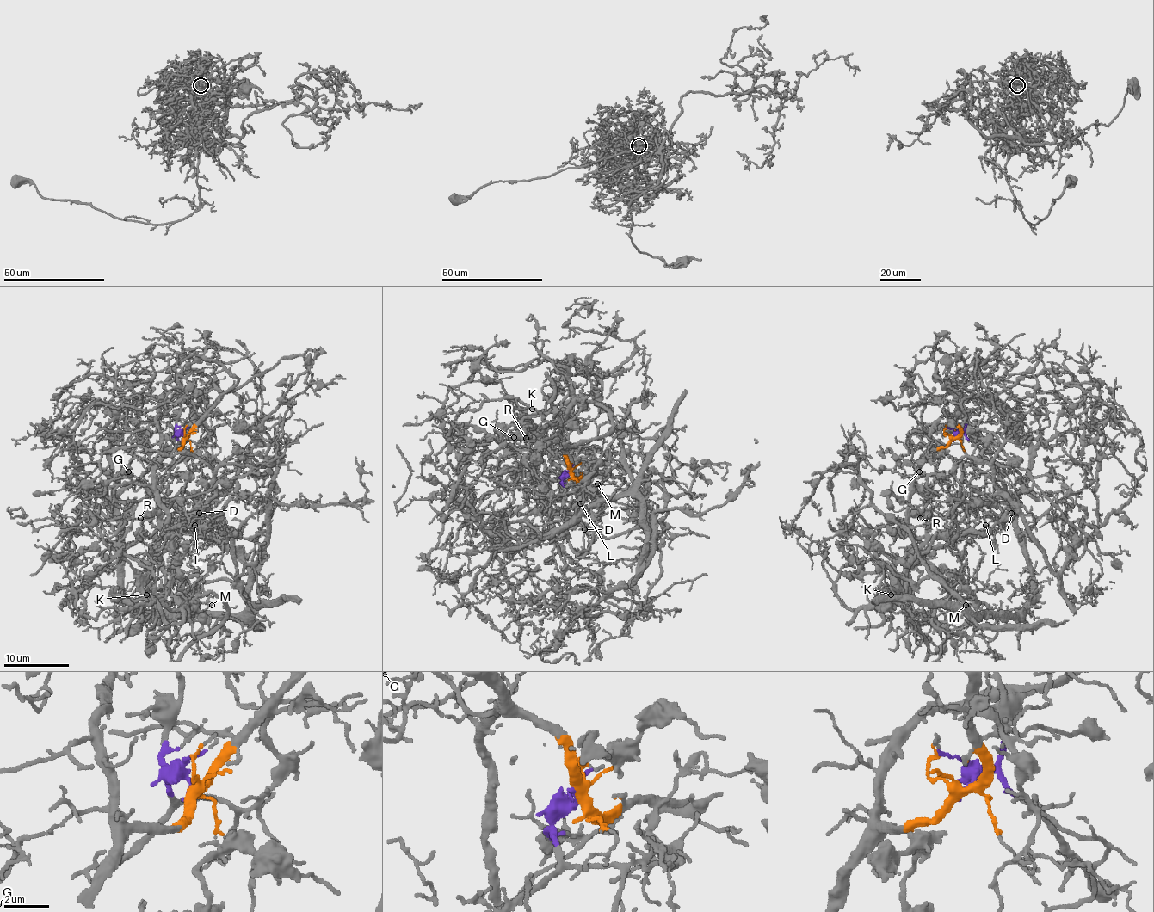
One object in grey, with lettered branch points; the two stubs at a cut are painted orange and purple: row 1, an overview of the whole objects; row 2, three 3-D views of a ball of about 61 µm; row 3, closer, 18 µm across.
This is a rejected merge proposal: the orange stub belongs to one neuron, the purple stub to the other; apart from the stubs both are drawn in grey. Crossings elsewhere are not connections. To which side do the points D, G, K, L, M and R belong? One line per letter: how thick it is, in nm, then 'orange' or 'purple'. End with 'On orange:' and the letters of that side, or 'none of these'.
D: calibre 120 nm; purple
G: calibre 140 nm; orange
K: calibre 130 nm; orange
L: calibre 70 nm; purple
M: calibre 130 nm; purple
R: calibre 150 nm; orange
On orange: G, K, R

